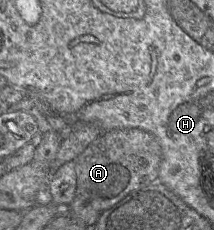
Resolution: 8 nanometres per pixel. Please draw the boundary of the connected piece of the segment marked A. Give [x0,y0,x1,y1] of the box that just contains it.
[74,128,162,213]

